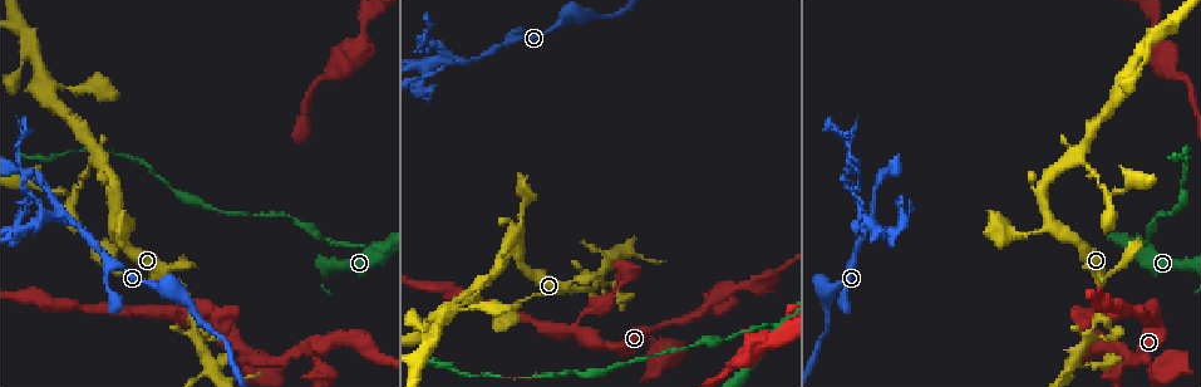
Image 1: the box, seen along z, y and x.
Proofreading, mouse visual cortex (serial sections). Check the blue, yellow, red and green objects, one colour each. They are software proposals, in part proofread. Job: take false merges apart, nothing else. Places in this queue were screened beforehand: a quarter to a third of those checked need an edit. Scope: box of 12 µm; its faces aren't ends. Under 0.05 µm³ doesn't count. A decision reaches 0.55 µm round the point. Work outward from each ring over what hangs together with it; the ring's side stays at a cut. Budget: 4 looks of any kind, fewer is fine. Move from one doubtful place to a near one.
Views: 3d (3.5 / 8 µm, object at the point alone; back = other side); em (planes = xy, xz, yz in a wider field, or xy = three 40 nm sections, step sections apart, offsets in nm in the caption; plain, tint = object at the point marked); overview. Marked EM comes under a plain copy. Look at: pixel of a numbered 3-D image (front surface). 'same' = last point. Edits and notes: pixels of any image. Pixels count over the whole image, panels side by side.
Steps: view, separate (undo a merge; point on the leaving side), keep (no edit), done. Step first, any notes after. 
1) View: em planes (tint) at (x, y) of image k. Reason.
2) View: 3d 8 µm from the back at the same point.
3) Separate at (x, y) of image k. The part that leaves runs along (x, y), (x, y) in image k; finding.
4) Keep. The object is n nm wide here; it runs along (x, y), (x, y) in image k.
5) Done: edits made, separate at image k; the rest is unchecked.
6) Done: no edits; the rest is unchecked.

View: 3d 3.5 µm at (377, 249) of image 1.

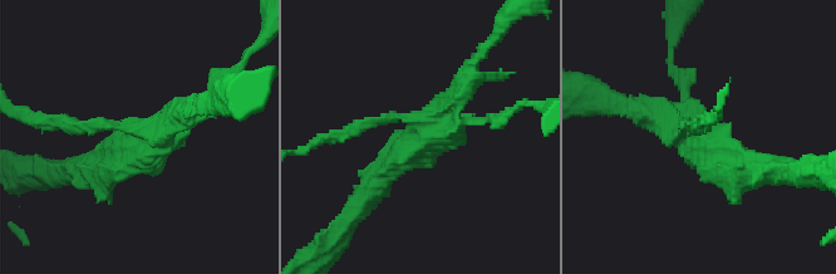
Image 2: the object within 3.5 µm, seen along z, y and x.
View: em planes (tint) at (420, 126) of image 2. Now the EM.

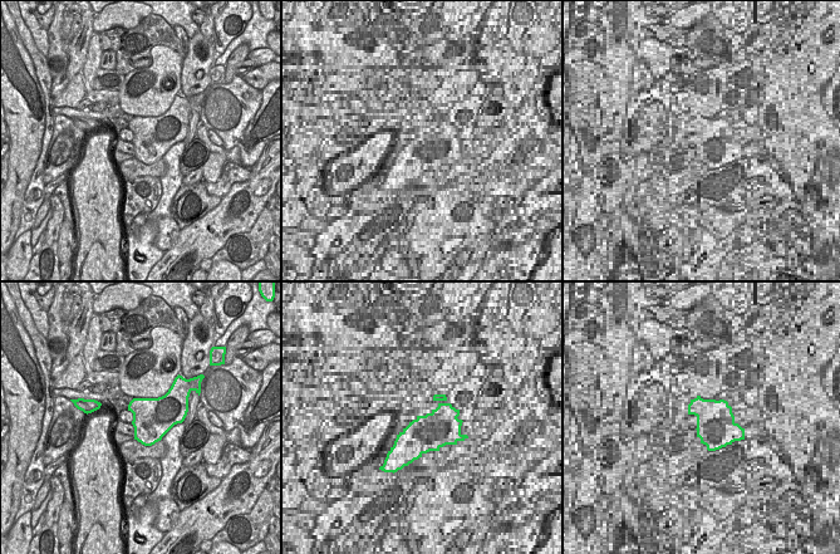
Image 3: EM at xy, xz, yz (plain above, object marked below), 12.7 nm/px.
Separate at (79, 125) of image 2. The part that leaves runs along (119, 126), (69, 126), (34, 118) in image 2; a second cell is stuck on.

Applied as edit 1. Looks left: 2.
View: em planes (tint) at (705, 313) of image 1. Two arms in line, one across.

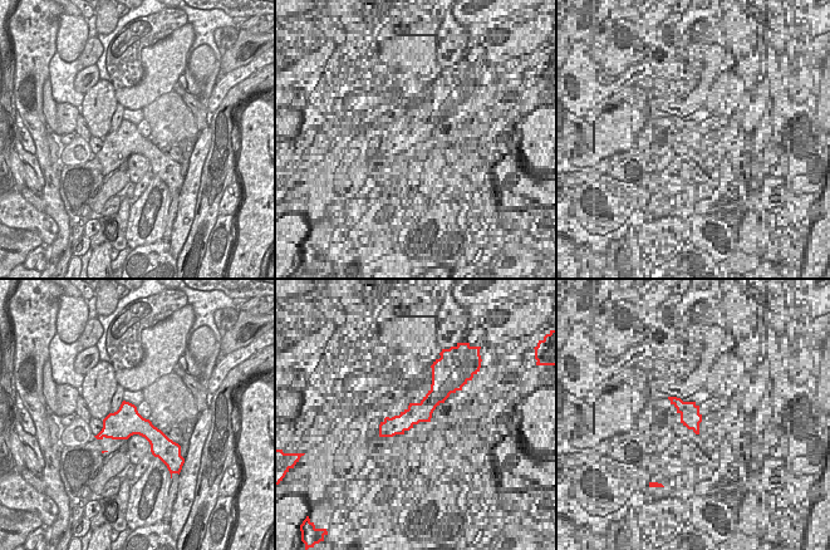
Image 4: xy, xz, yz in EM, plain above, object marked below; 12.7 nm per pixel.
View: 3d 3.5 µm at the same point.

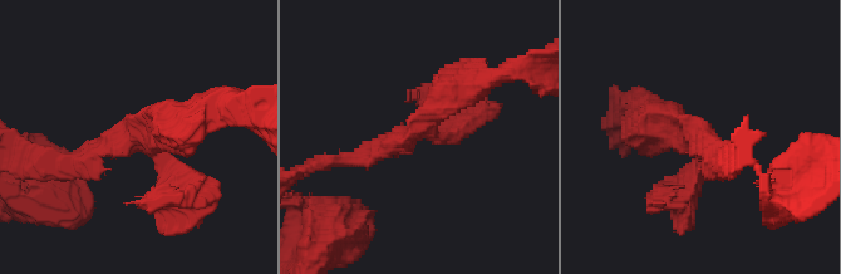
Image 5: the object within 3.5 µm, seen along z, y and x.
Keep. The object is 380 nm wide here; it runs along (347, 158), (404, 140), (477, 82) in image 5; all the same cell.

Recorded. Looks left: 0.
Done: edits made, separate at image 2; the rest is unchecked.

